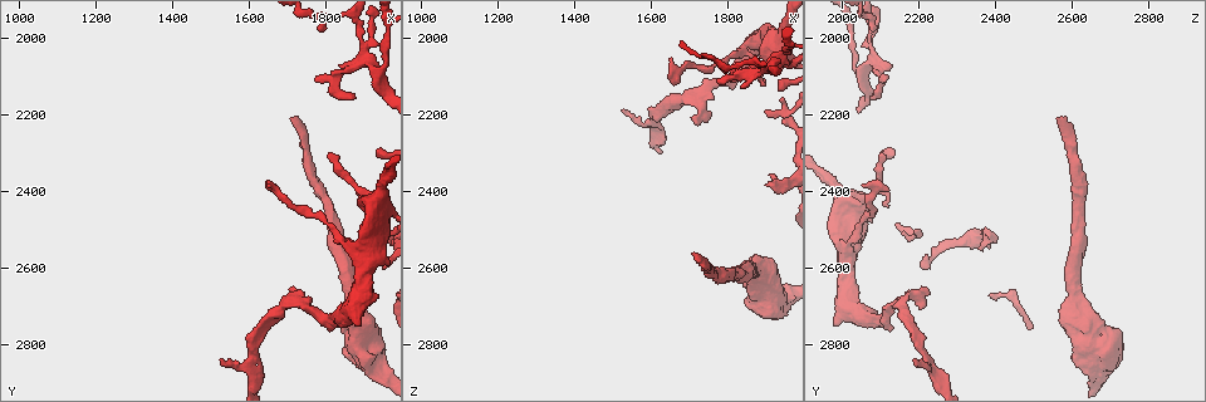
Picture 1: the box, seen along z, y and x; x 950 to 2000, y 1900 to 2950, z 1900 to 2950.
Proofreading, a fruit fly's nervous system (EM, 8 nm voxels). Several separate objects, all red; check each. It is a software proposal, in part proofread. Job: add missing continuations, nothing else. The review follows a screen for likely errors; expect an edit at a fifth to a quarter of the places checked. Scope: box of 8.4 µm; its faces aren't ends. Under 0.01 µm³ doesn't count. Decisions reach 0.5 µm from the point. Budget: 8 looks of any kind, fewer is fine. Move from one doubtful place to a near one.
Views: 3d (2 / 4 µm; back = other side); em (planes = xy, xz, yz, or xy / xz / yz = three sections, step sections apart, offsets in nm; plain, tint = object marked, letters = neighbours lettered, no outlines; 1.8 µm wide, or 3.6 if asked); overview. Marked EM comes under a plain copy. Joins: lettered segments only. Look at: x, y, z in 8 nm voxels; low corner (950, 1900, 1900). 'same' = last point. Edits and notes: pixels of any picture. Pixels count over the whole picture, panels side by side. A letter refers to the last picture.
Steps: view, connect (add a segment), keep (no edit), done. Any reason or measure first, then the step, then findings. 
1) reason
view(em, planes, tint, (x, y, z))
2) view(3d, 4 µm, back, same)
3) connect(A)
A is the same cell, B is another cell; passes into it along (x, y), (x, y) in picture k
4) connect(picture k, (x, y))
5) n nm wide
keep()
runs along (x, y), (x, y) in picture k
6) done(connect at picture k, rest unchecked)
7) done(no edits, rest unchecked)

free end
view(3d, 4 µm, (1920, 2845, 2605))

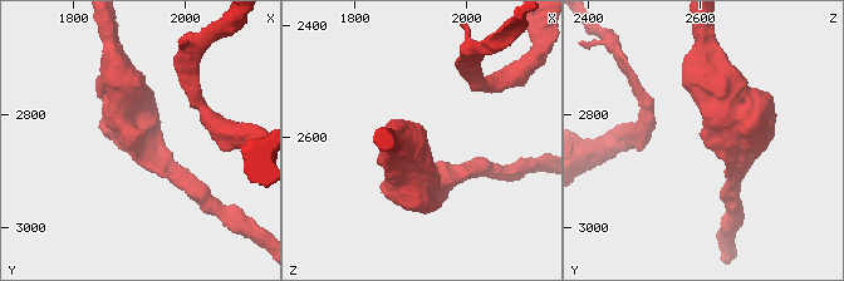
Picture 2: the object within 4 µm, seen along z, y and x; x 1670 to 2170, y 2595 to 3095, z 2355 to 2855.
need the tissue
view(em, xy, step 16, tint, (1910, 2845, 2615))

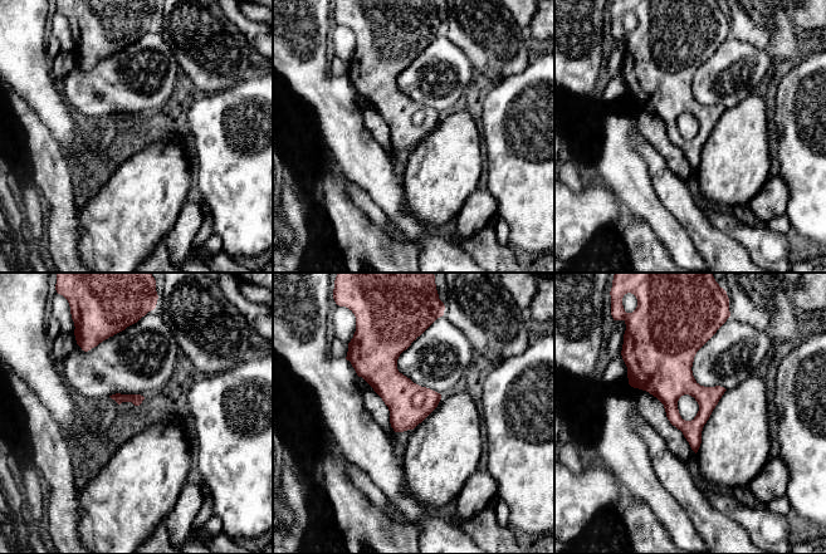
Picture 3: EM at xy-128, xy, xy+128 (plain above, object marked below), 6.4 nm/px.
view(em, planes, letters, same)

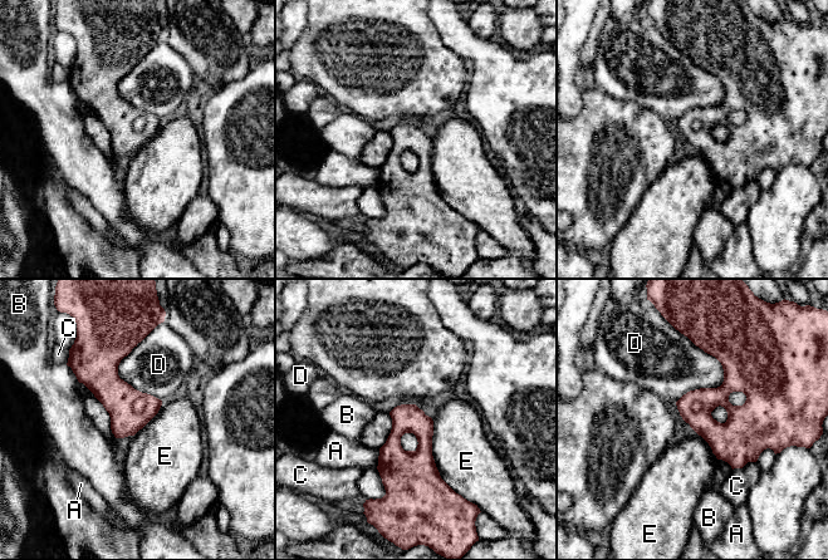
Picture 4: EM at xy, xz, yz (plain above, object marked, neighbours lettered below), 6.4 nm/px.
E touches over 550 nm
keep()
A, B, C, D and E are other cells; no lettered segment goes on from it

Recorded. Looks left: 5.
free end
view(em, planes, letters, (1705, 2205, 2565))

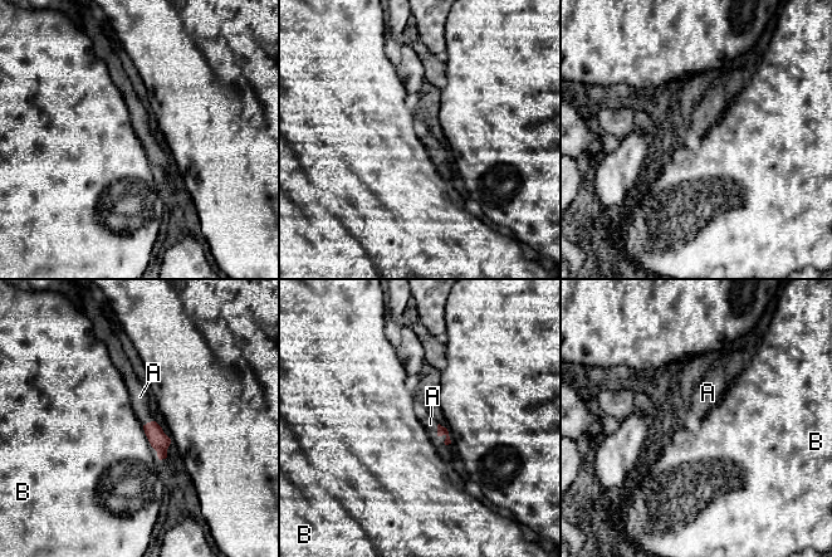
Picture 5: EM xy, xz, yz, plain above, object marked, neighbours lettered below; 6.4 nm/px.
connect(A)
A is the same cell, B is another cell; it goes on there

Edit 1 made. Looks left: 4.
view(3d, 2 µm, (1920, 2545, 2360))

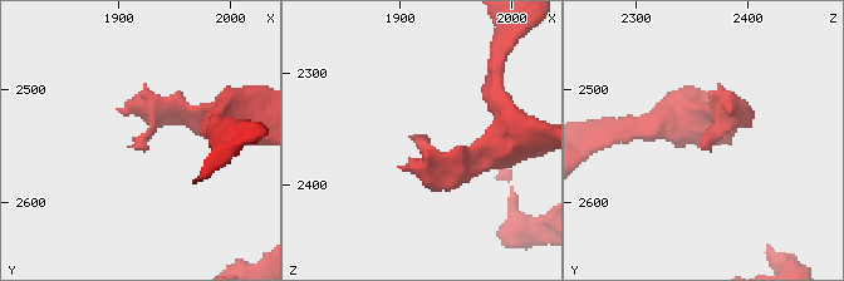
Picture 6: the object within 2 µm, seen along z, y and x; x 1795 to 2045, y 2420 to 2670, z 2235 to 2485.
view(em, xy, step 16, tint, (1926, 2552, 2358))

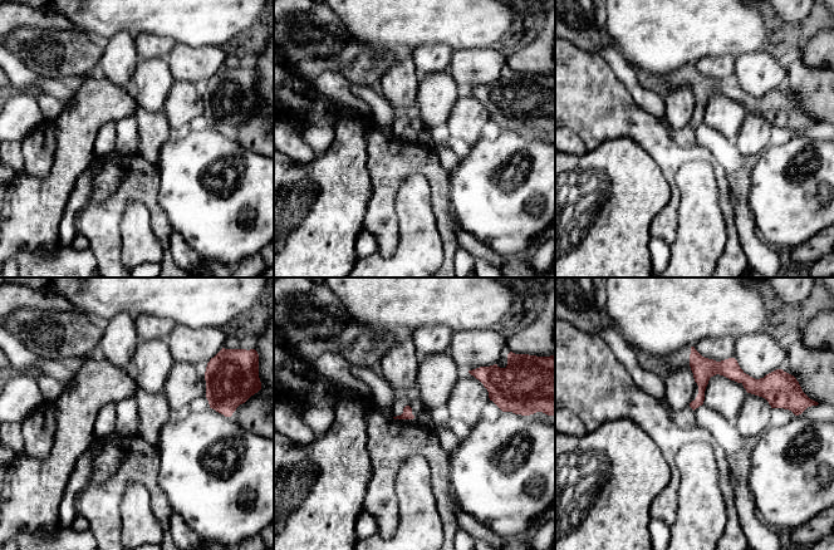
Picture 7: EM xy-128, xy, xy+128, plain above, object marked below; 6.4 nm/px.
see the neighbours
view(em, xy, step 16, letters, same)

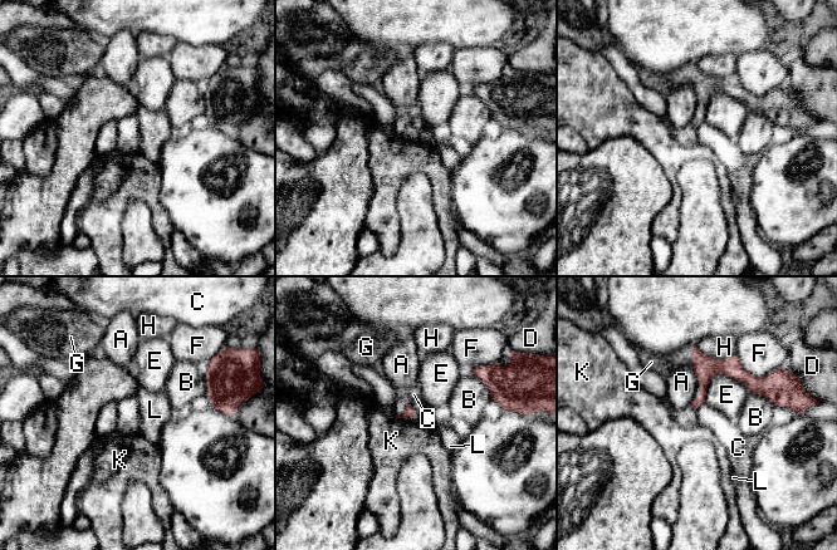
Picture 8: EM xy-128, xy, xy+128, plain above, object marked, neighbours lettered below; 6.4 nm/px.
connect(G)
G is the same cell, A, B, C, D, E, F, H, K and L are other cells; passes into it along (704, 367), (691, 354), (661, 364) in picture 8; the cell continues

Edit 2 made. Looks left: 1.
done(connect at picture 5, connect at picture 8, rest unchecked)

